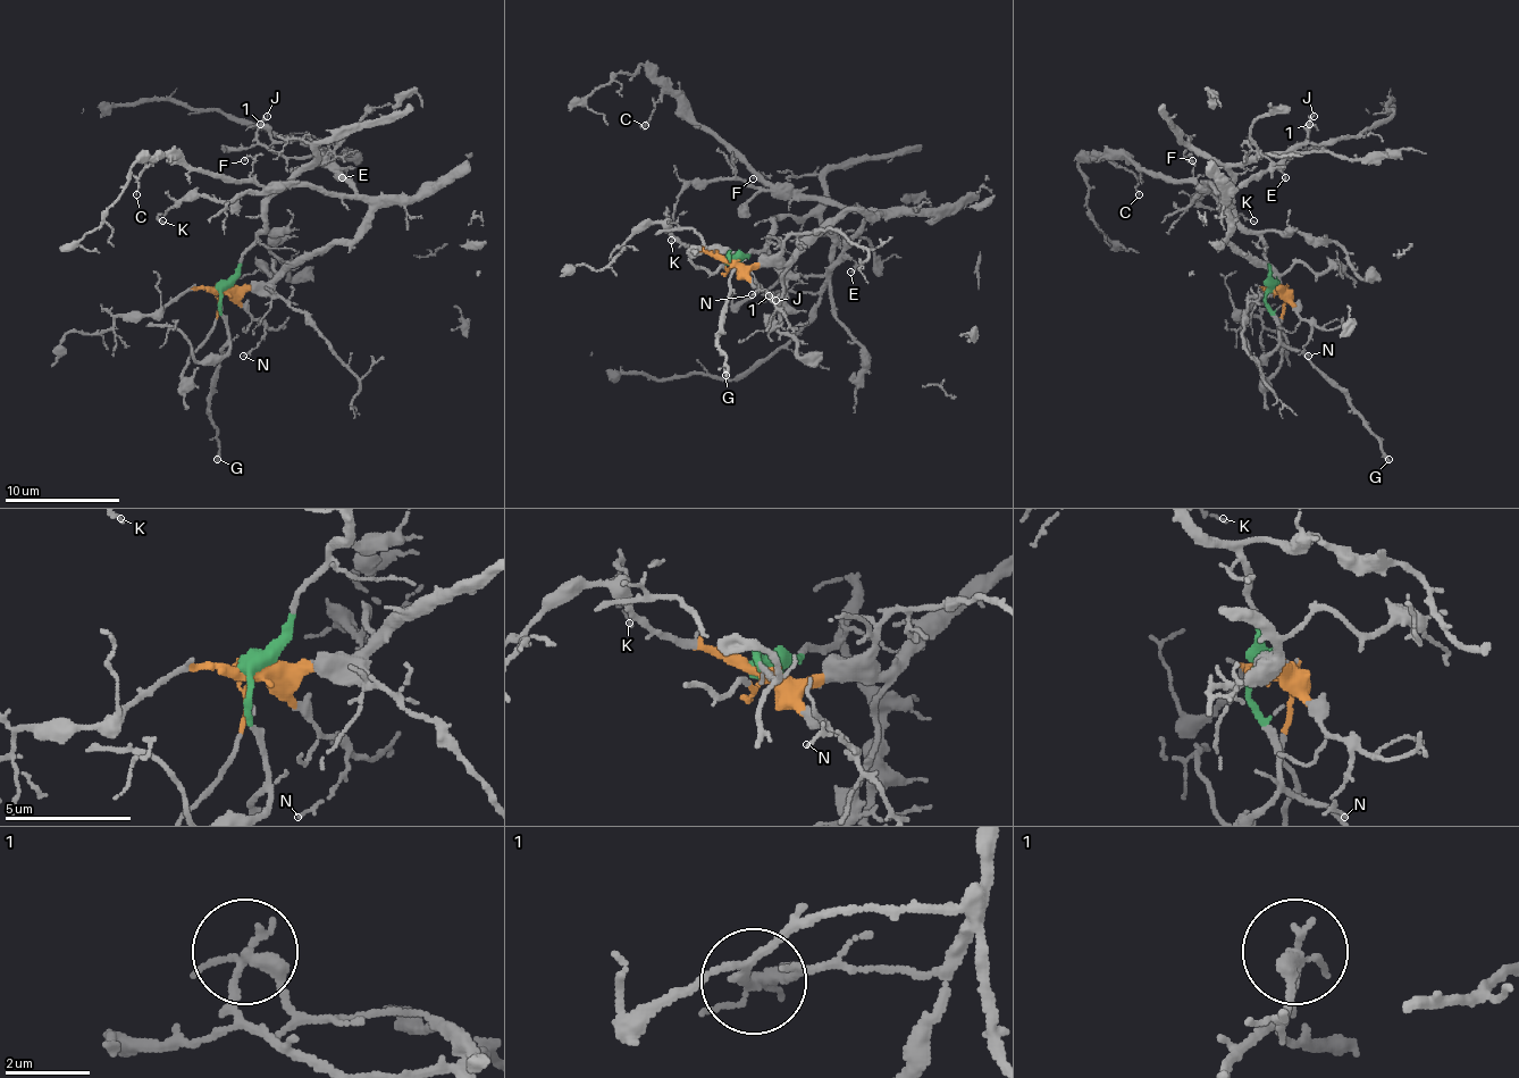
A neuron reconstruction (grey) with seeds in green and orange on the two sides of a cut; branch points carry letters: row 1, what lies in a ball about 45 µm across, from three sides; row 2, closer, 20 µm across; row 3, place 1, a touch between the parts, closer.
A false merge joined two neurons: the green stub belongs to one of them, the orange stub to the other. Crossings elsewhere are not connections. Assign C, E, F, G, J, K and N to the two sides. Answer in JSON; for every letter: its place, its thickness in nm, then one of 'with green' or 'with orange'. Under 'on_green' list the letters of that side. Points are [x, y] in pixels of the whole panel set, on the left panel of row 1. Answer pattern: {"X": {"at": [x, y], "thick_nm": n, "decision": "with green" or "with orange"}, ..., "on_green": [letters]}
{"C": {"at": [136, 194], "thick_nm": 100, "decision": "with orange"}, "E": {"at": [342, 177], "thick_nm": 120, "decision": "with orange"}, "F": {"at": [244, 160], "thick_nm": 110, "decision": "with orange"}, "G": {"at": [217, 459], "thick_nm": 240, "decision": "with green"}, "J": {"at": [267, 116], "thick_nm": 160, "decision": "with orange"}, "K": {"at": [162, 220], "thick_nm": 140, "decision": "with orange"}, "N": {"at": [243, 356], "thick_nm": 120, "decision": "with orange"}, "on_green": ["G"]}

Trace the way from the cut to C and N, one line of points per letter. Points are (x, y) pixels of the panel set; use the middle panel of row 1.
C: (729, 260), (778, 267), (847, 211), (879, 215), (817, 198), (780, 198), (669, 94), (657, 100), (645, 125)
N: (729, 260), (772, 298), (763, 290), (752, 295)

